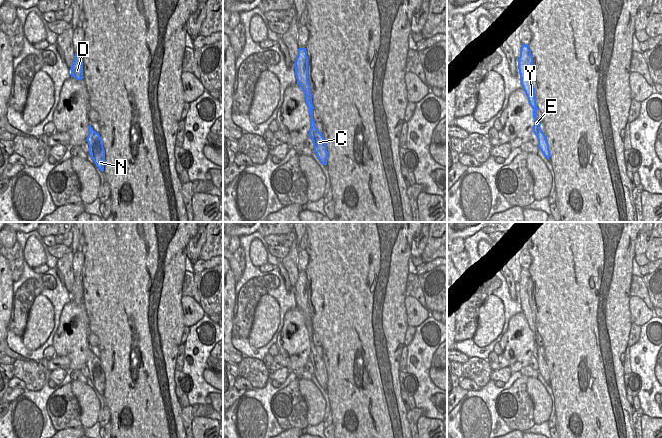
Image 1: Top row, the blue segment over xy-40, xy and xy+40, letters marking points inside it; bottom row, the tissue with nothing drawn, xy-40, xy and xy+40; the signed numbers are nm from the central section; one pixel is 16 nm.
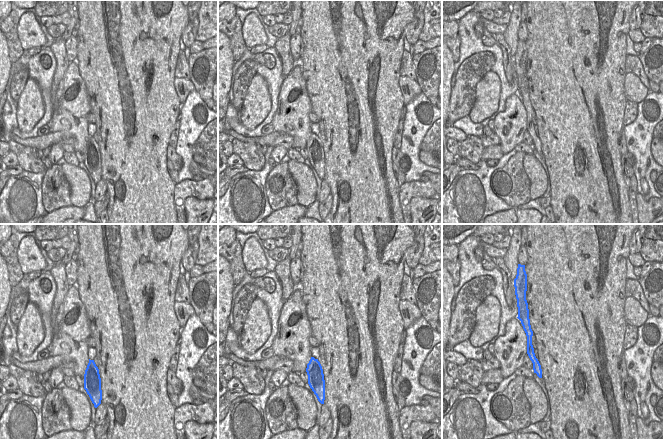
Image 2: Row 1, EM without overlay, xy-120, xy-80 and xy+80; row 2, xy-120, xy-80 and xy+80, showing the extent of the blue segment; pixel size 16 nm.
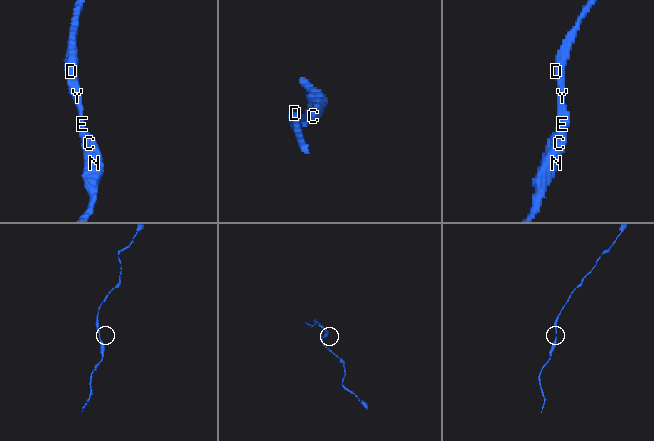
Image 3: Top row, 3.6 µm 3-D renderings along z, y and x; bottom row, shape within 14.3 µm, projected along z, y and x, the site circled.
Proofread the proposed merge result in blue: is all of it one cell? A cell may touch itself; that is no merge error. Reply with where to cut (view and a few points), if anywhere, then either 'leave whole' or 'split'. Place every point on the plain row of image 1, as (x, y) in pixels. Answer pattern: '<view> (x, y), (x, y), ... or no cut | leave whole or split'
no cut | leave whole

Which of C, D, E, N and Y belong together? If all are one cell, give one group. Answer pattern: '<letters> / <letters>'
C D E N Y

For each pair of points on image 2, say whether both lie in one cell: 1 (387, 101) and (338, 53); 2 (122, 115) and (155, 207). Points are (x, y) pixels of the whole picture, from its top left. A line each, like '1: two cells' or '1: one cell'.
1: one cell
2: one cell

